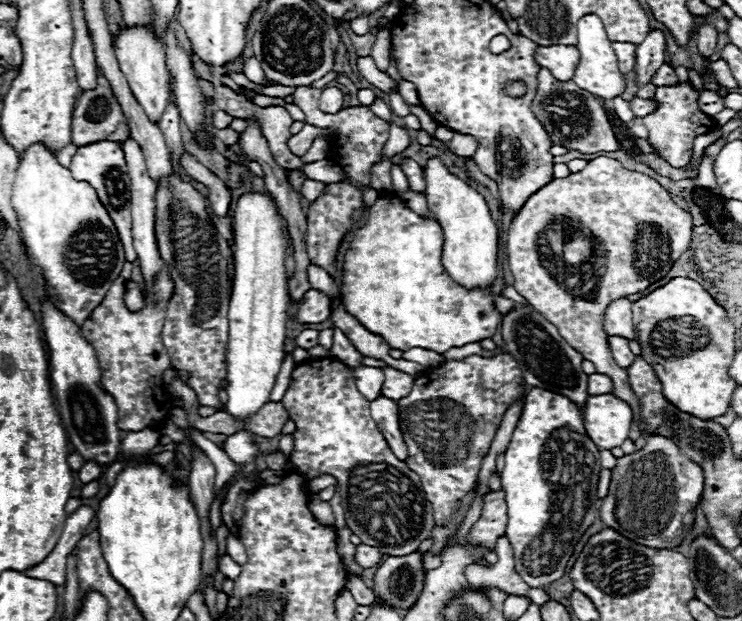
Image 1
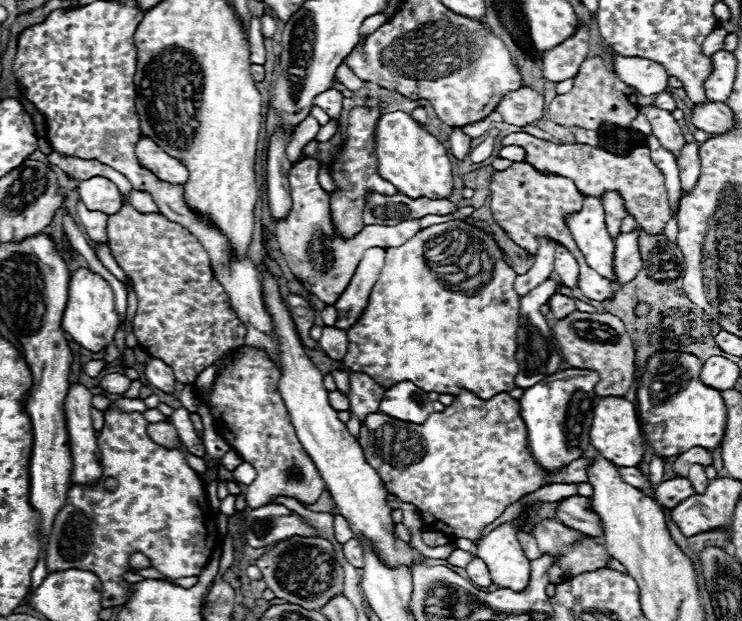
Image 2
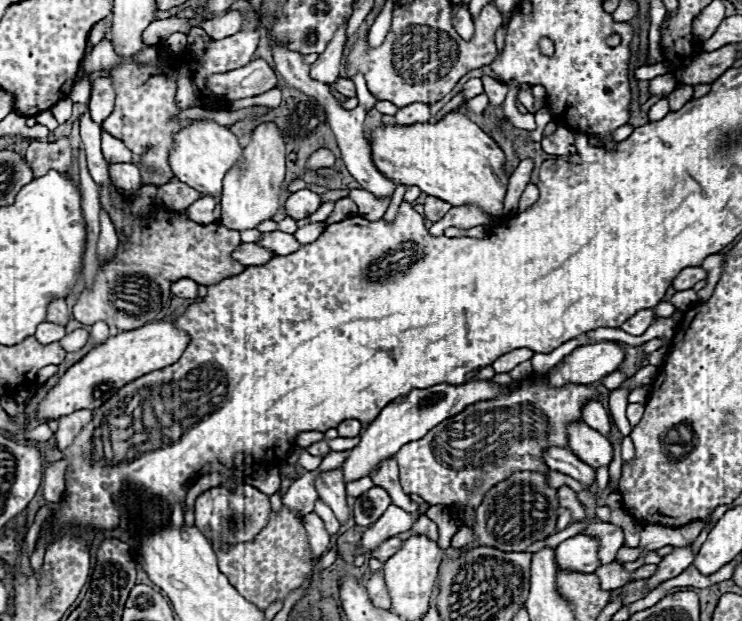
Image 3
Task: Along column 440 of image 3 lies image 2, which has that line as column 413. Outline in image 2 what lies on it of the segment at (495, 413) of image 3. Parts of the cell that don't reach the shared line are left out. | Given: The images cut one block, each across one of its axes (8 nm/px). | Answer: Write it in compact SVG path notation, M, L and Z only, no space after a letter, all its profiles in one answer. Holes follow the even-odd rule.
M460 390L444 412L432 412L424 424L402 422L380 412L372 414L360 428L360 444L366 450L366 460L380 474L390 494L414 504L422 516L422 524L428 530L440 530L446 536L468 538L472 542L482 536L484 526L492 524L506 510L506 506L540 488L546 480L528 452L526 426L518 414L518 400L506 392L496 394L490 400L482 400L474 392ZM370 440L376 440L374 448L368 446ZM378 440L384 442L384 448L380 448ZM436 522L444 526L432 526Z

